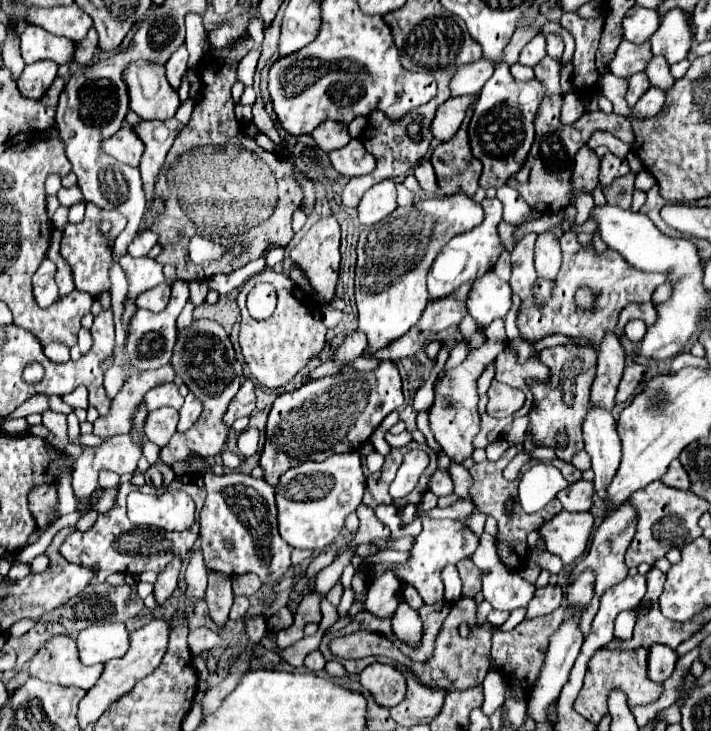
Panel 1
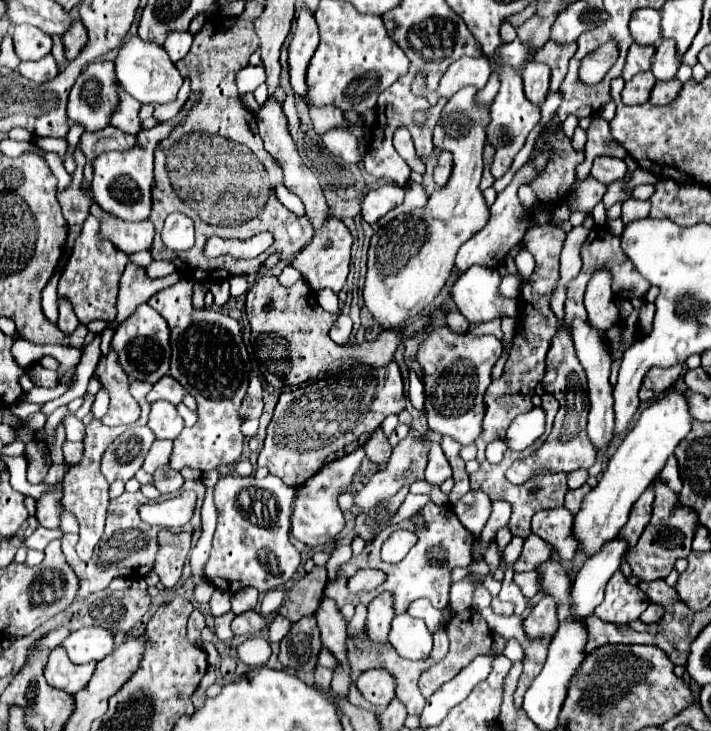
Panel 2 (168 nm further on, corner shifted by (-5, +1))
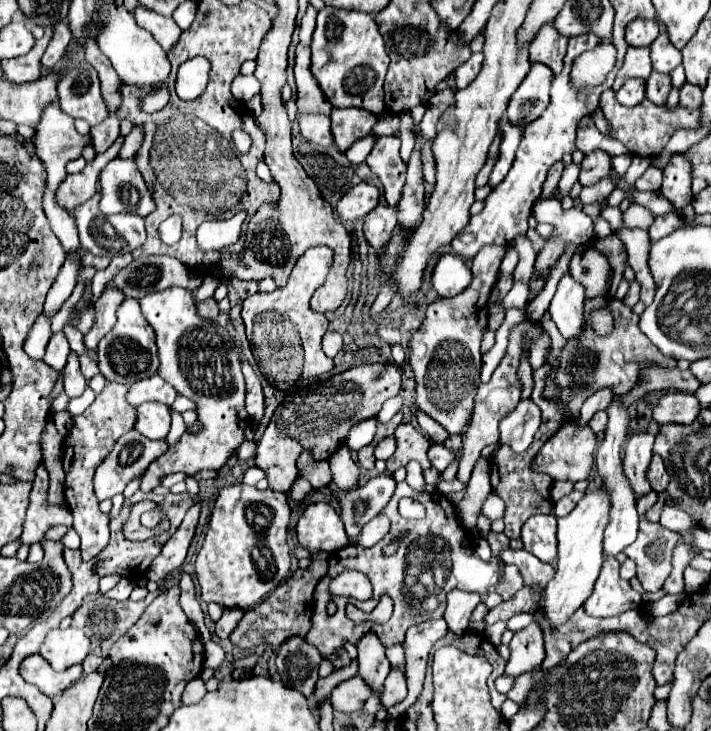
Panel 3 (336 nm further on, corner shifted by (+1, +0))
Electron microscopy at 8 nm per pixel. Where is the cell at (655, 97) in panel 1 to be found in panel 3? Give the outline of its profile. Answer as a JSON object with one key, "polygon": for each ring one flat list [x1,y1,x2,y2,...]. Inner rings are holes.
{"polygon":[[652,71,652,75,646,79,646,99,650,99,656,105,666,103,670,89,672,89,670,75,662,75,662,73]]}

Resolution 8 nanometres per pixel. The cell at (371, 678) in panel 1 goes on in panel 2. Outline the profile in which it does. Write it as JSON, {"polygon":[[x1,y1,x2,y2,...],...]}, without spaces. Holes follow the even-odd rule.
{"polygon":[[372,668,362,672,356,680,356,686,370,704,380,708,388,706,396,696,394,676,386,674,382,668]]}

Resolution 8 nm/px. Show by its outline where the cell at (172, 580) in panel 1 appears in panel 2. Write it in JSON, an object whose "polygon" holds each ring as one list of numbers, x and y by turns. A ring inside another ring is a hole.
{"polygon":[[168,530,160,532,160,552,156,556,154,572,160,576,164,588,174,588,176,582,180,580,182,566,192,546,190,540,192,540,190,532,180,534,172,534]]}

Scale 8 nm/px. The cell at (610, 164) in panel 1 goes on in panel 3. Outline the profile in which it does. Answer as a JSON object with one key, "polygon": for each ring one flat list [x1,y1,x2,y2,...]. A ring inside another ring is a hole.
{"polygon":[[592,151,582,159,582,165,580,165,582,179,578,177,578,181,582,185,594,185,598,179,608,177,610,167,612,167,612,157,606,151]]}

